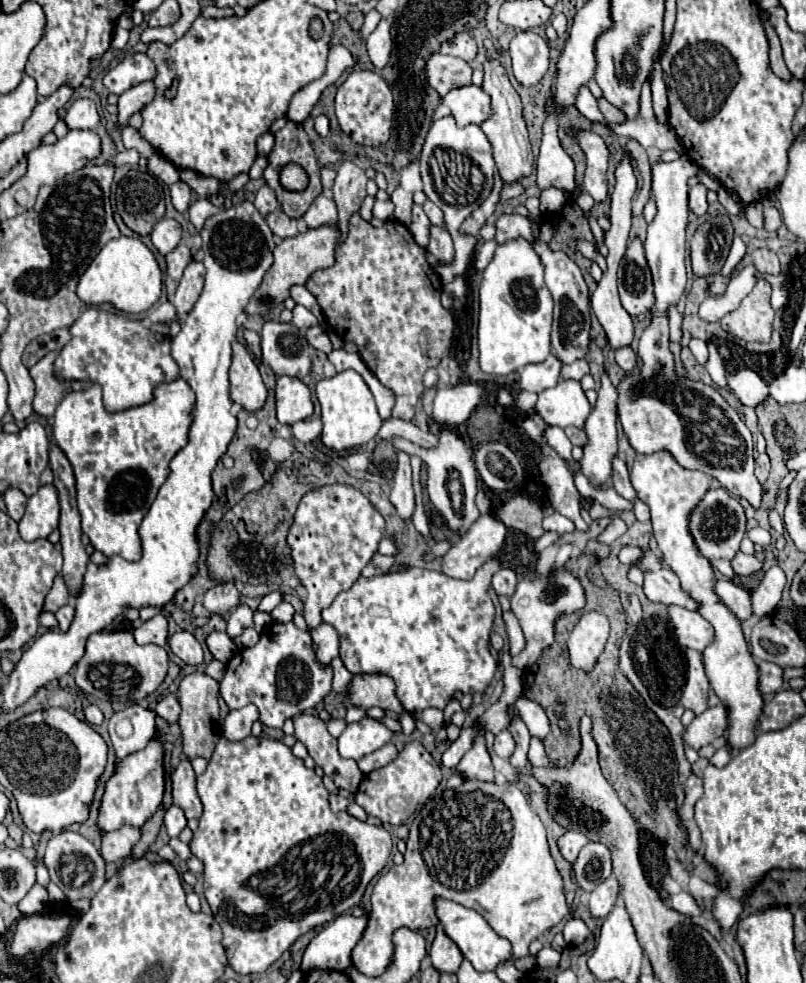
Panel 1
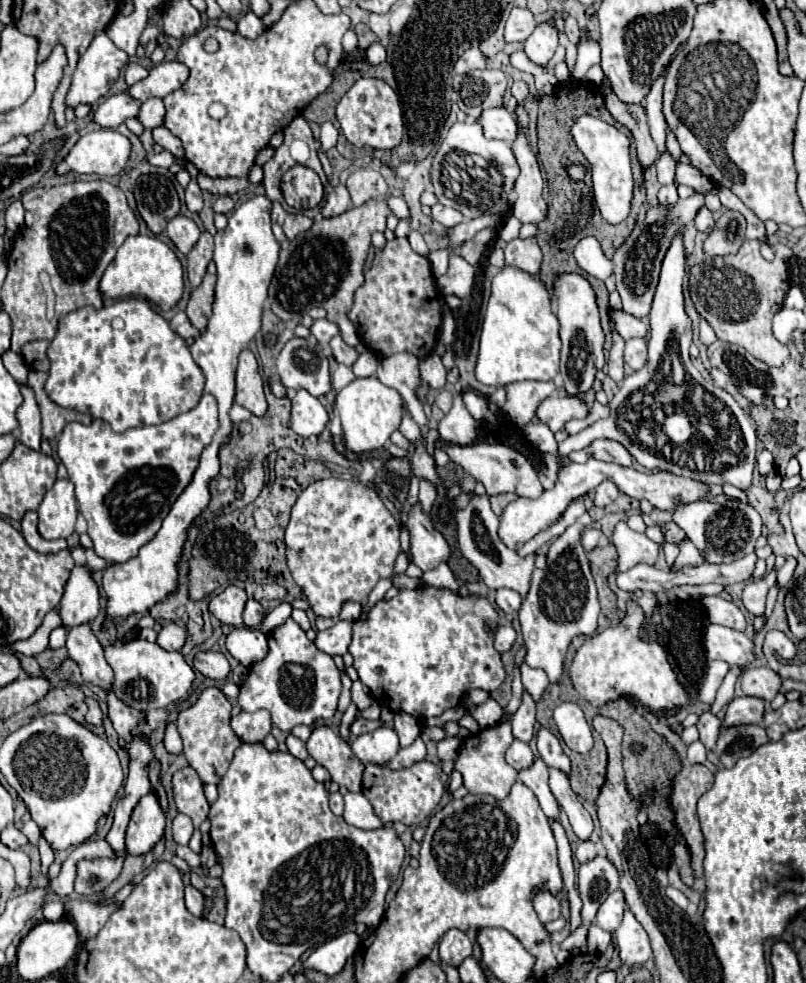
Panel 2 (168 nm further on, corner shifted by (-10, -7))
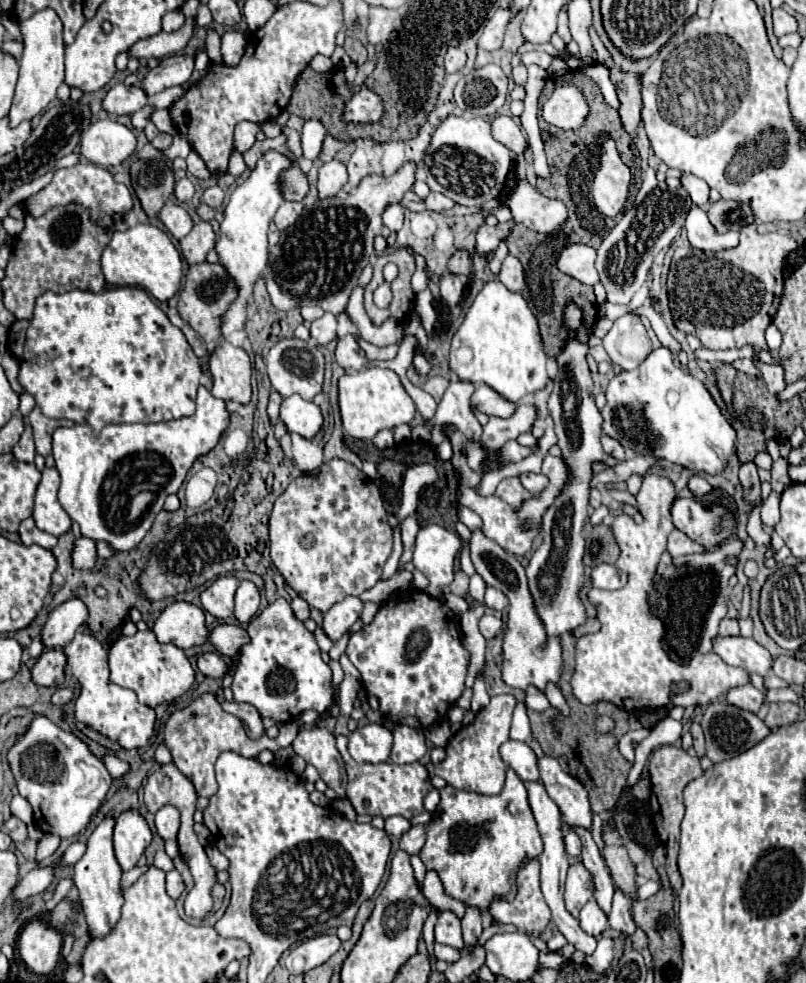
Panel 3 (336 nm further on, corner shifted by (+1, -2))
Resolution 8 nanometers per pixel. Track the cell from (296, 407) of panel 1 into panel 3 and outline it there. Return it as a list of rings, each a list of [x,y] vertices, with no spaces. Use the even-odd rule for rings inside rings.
[[[298,394],[284,398],[284,402],[280,406],[280,418],[290,434],[292,432],[300,434],[306,440],[312,440],[324,424],[320,408],[314,402],[304,400]]]

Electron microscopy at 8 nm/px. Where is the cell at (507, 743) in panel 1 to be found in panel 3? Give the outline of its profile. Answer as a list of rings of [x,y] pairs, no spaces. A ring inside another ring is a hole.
[[[508,740],[500,746],[502,760],[524,780],[524,782],[540,782],[540,768],[534,750],[526,742]]]

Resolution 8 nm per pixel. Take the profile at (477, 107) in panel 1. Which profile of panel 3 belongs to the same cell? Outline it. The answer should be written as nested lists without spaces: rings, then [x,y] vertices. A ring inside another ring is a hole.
[[[496,116],[492,120],[492,134],[498,142],[508,146],[516,154],[524,154],[530,148],[520,126],[510,116]]]

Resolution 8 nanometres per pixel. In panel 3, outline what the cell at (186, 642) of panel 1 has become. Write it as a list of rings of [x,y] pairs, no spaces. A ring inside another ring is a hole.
[[[208,652],[198,656],[198,668],[208,678],[224,678],[224,674],[232,674],[236,670],[236,664],[224,662],[224,658],[216,652]]]

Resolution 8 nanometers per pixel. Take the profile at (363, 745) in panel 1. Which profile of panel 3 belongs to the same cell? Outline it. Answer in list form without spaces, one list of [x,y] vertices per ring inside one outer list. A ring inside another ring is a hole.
[[[366,724],[350,734],[350,756],[356,762],[370,762],[380,764],[386,762],[392,748],[392,734],[386,726],[380,724]]]

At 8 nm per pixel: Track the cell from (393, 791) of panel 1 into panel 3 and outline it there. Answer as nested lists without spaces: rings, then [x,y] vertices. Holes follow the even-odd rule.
[[[336,736],[336,746],[344,758],[346,764],[346,772],[348,772],[348,784],[346,784],[346,794],[348,800],[352,802],[354,810],[358,814],[368,814],[368,816],[404,816],[404,818],[412,818],[420,812],[424,812],[424,796],[434,788],[430,784],[430,776],[428,770],[420,764],[392,764],[392,762],[382,762],[382,764],[358,764],[356,760],[352,760],[352,756],[348,754],[348,738],[346,736]]]

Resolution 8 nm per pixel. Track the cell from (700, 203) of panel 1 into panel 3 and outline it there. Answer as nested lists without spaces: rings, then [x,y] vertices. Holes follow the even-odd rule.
[[[692,206],[692,210],[686,216],[686,232],[692,248],[698,250],[710,250],[710,252],[720,252],[728,248],[738,246],[738,232],[732,232],[732,240],[718,240],[716,228],[710,224],[708,216],[704,210],[698,206]]]

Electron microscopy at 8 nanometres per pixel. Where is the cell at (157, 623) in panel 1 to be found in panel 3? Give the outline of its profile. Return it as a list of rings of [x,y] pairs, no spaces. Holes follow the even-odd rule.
[[[172,602],[158,616],[154,634],[158,642],[176,644],[182,650],[204,644],[208,638],[204,610],[190,602]]]

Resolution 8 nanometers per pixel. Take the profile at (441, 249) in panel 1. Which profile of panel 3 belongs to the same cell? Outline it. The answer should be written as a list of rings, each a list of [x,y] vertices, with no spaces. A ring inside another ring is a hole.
[[[446,274],[440,278],[440,298],[446,302],[446,306],[456,306],[462,298],[464,284],[456,274]]]

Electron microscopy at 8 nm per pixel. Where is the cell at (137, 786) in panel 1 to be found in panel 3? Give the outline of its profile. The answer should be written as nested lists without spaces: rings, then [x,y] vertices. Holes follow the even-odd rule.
[[[126,810],[118,816],[114,826],[114,854],[124,872],[136,866],[150,842],[152,832],[136,810]]]

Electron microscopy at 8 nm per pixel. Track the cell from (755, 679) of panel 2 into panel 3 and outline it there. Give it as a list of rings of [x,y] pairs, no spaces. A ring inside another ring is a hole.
[[[646,474],[640,492],[636,494],[640,512],[644,516],[642,524],[636,524],[630,516],[616,516],[612,522],[612,530],[616,536],[616,542],[620,546],[620,558],[616,560],[616,568],[624,570],[628,574],[628,582],[620,590],[594,590],[594,600],[590,600],[596,610],[598,610],[598,620],[600,620],[600,630],[596,634],[586,634],[578,640],[576,644],[576,672],[572,676],[572,690],[574,696],[582,704],[594,704],[594,702],[612,702],[616,706],[628,712],[647,708],[662,708],[667,706],[706,706],[708,702],[714,702],[720,694],[726,694],[734,686],[742,686],[748,682],[748,674],[744,670],[738,670],[734,666],[728,666],[718,654],[708,652],[696,652],[696,662],[690,662],[688,666],[682,666],[666,654],[662,646],[662,636],[664,636],[664,626],[658,616],[652,614],[650,602],[648,602],[648,590],[652,588],[654,576],[656,576],[656,566],[666,550],[666,538],[674,530],[672,518],[670,518],[670,506],[676,498],[674,484],[668,476],[664,474]]]

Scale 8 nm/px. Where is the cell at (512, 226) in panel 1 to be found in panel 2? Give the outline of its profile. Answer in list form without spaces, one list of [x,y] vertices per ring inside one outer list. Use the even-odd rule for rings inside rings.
[[[517,237],[517,239],[509,241],[505,247],[505,263],[521,267],[523,271],[529,271],[531,275],[539,273],[541,259],[543,259],[543,255],[541,255],[541,249],[539,249],[535,237],[527,237],[527,239]]]

